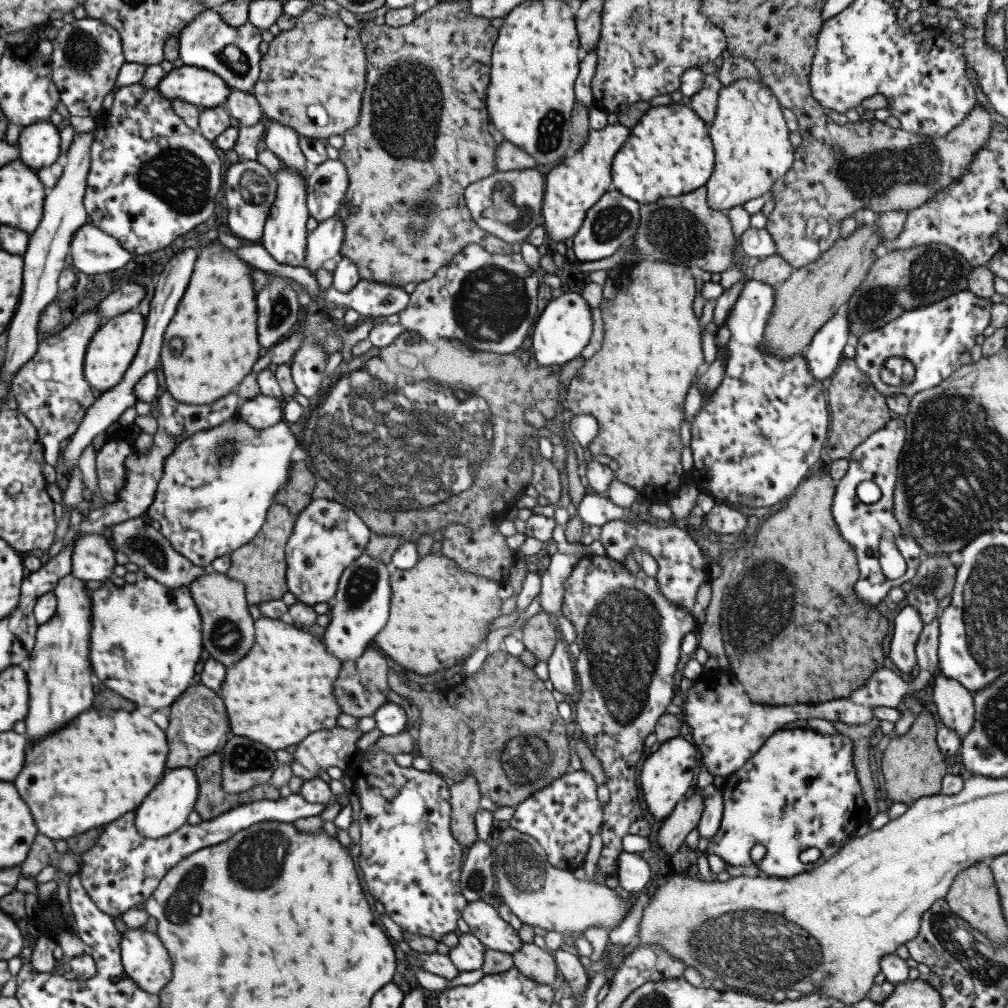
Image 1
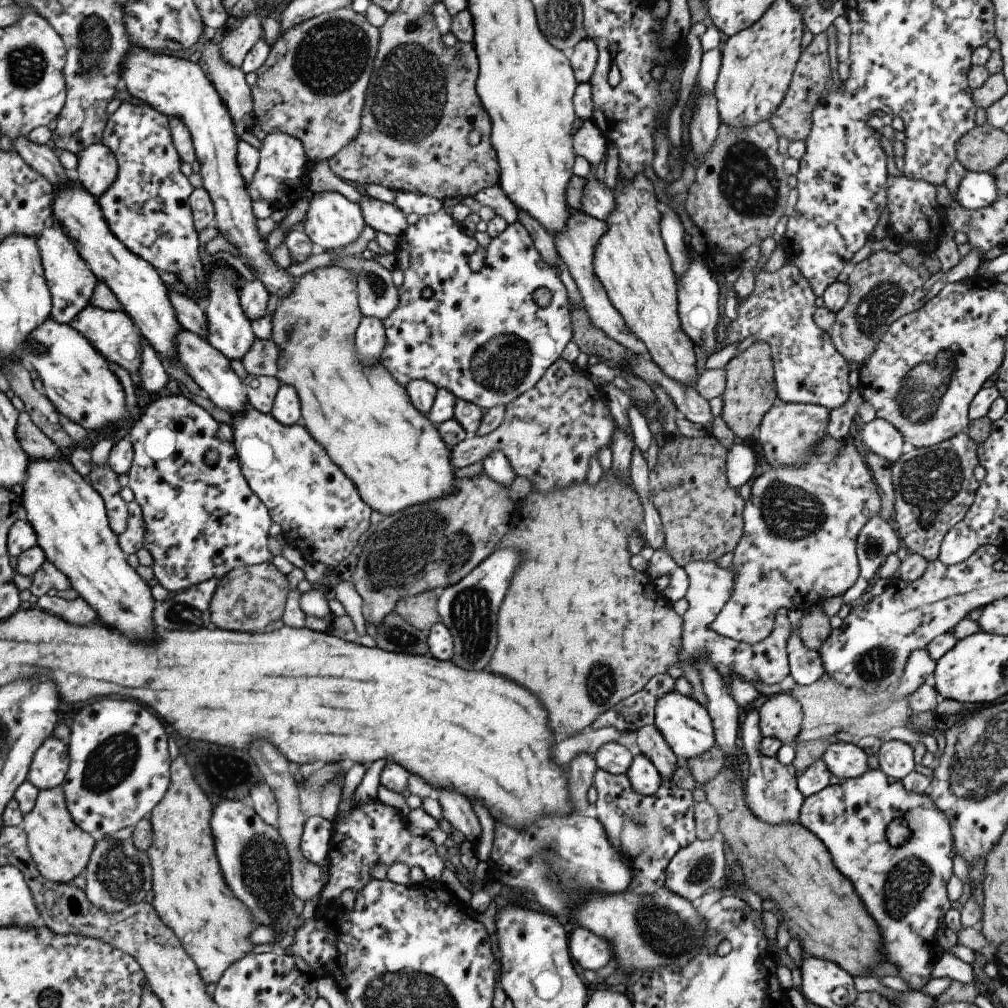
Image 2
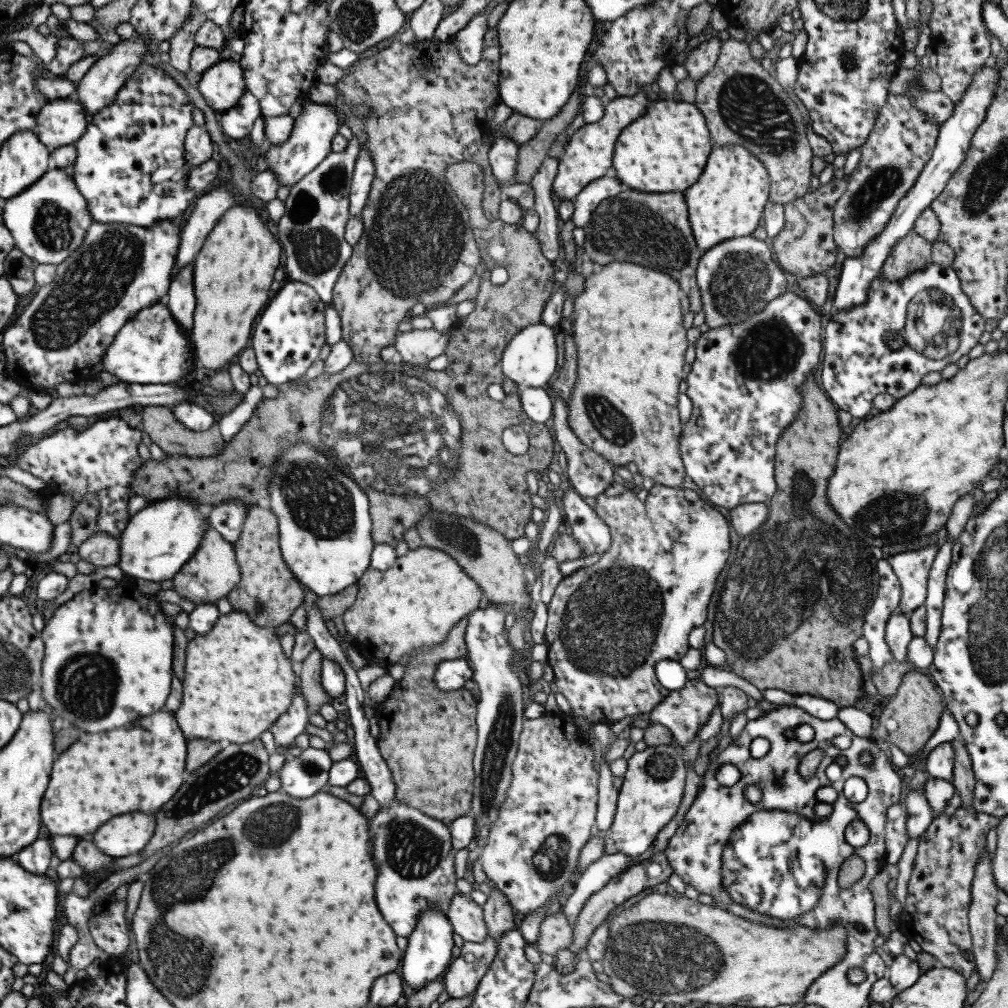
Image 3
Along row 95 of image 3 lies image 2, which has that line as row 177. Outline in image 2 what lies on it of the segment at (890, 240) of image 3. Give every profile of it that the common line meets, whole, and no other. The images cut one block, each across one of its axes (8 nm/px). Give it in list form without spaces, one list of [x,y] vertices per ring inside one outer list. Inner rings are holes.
[[[969,171],[956,190],[956,202],[968,210],[980,210],[992,204],[998,196],[996,181],[991,173]]]

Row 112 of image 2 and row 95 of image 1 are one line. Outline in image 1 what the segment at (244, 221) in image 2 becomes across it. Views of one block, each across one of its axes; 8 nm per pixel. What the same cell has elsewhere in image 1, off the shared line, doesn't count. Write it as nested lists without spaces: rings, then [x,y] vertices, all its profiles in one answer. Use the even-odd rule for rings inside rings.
[[[188,65],[165,74],[156,88],[170,102],[178,99],[204,109],[224,106],[231,93],[228,83],[215,72]]]

